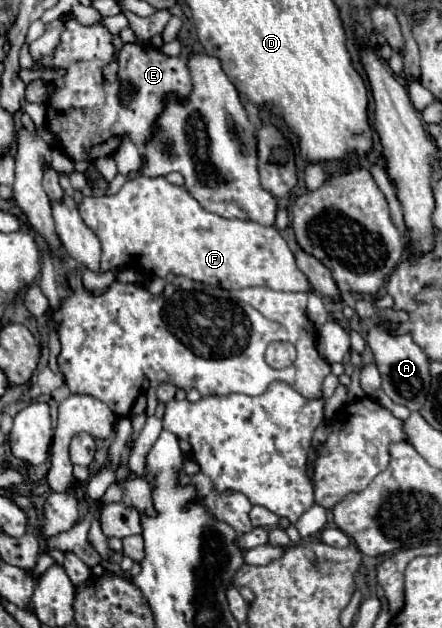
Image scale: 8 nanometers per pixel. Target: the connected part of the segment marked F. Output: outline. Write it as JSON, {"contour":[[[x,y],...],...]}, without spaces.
{"contour":[[[137,177],[129,179],[113,195],[83,197],[81,217],[101,241],[101,271],[119,273],[129,267],[145,273],[147,277],[167,277],[169,273],[173,273],[207,285],[221,285],[225,289],[245,289],[261,285],[275,291],[311,291],[307,277],[295,263],[295,255],[275,227],[263,227],[259,223],[241,219],[223,219],[215,213],[209,213],[183,187],[169,183],[165,177]]]}

